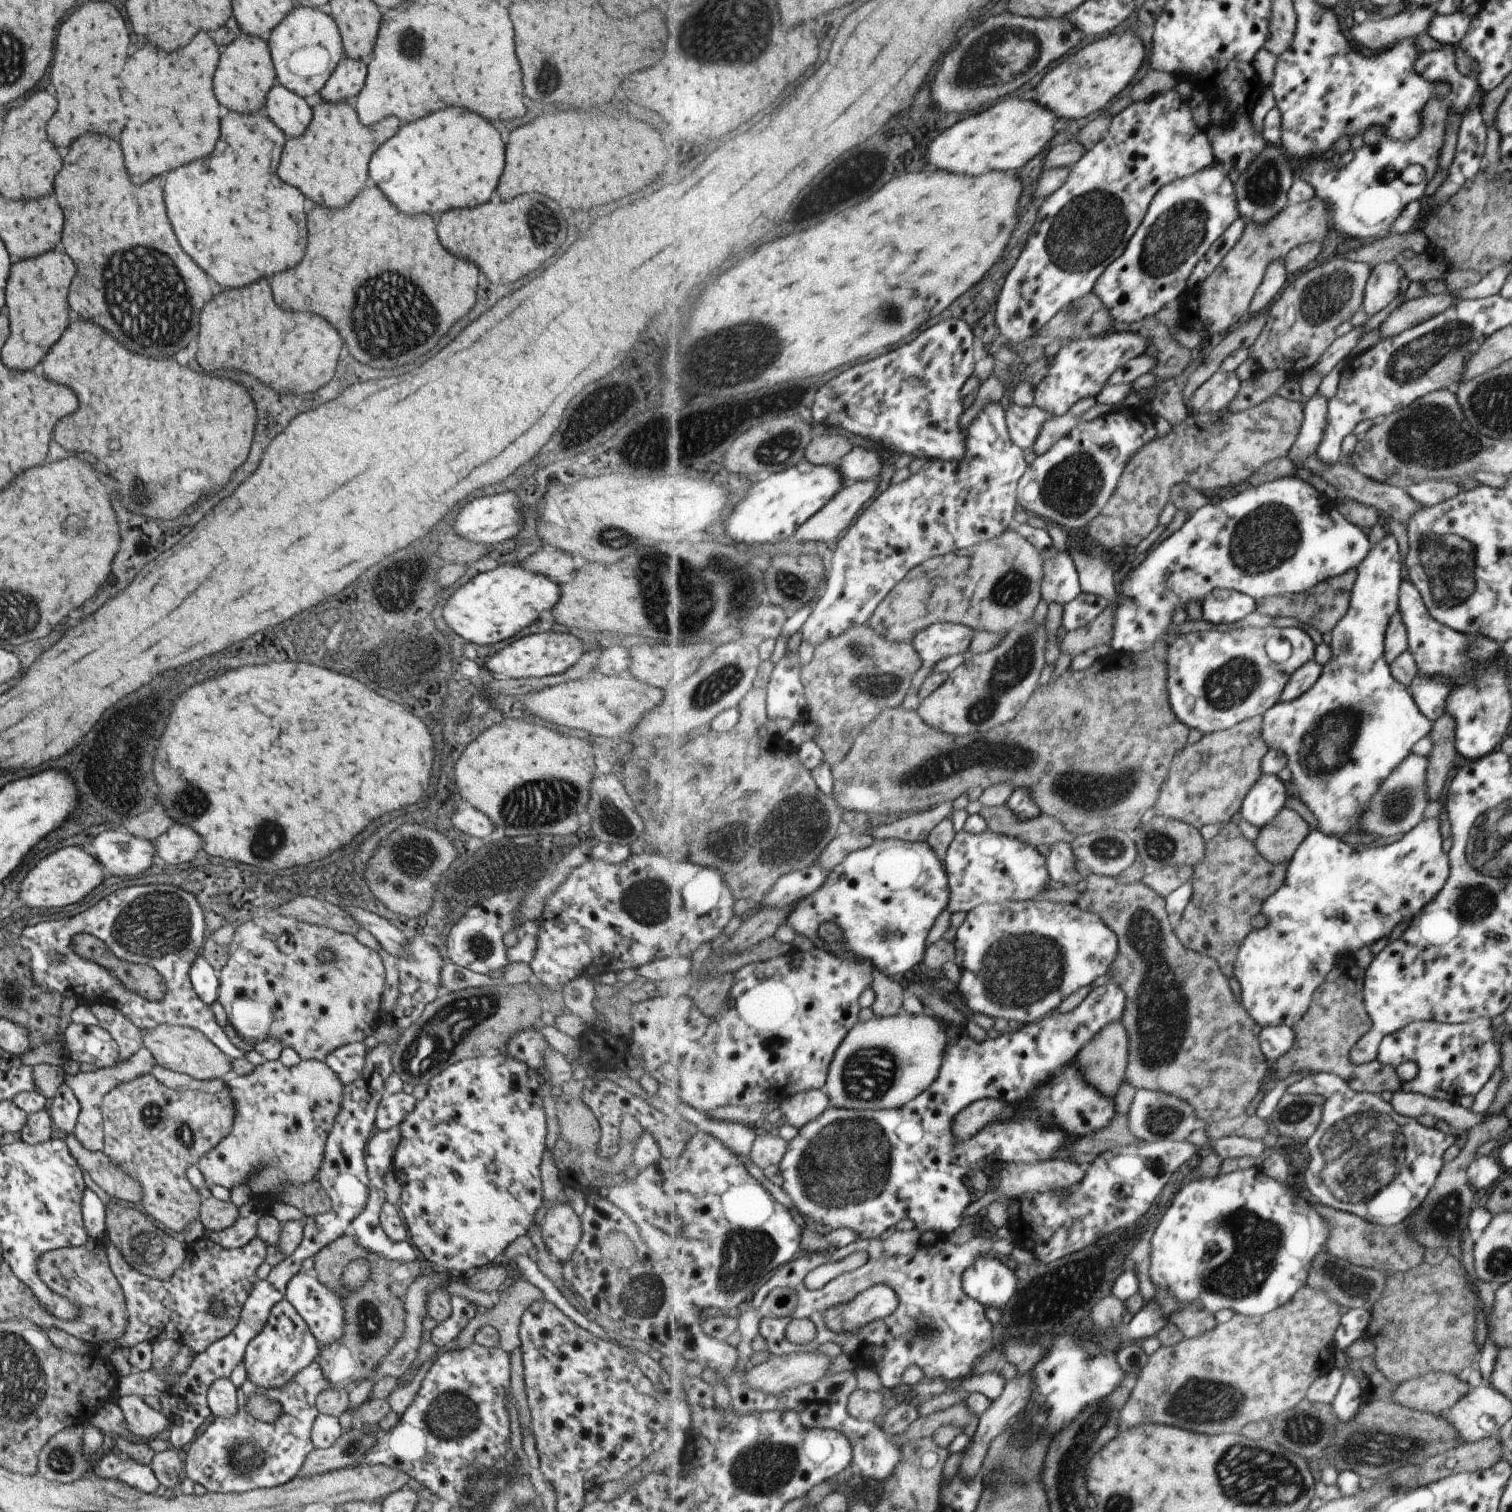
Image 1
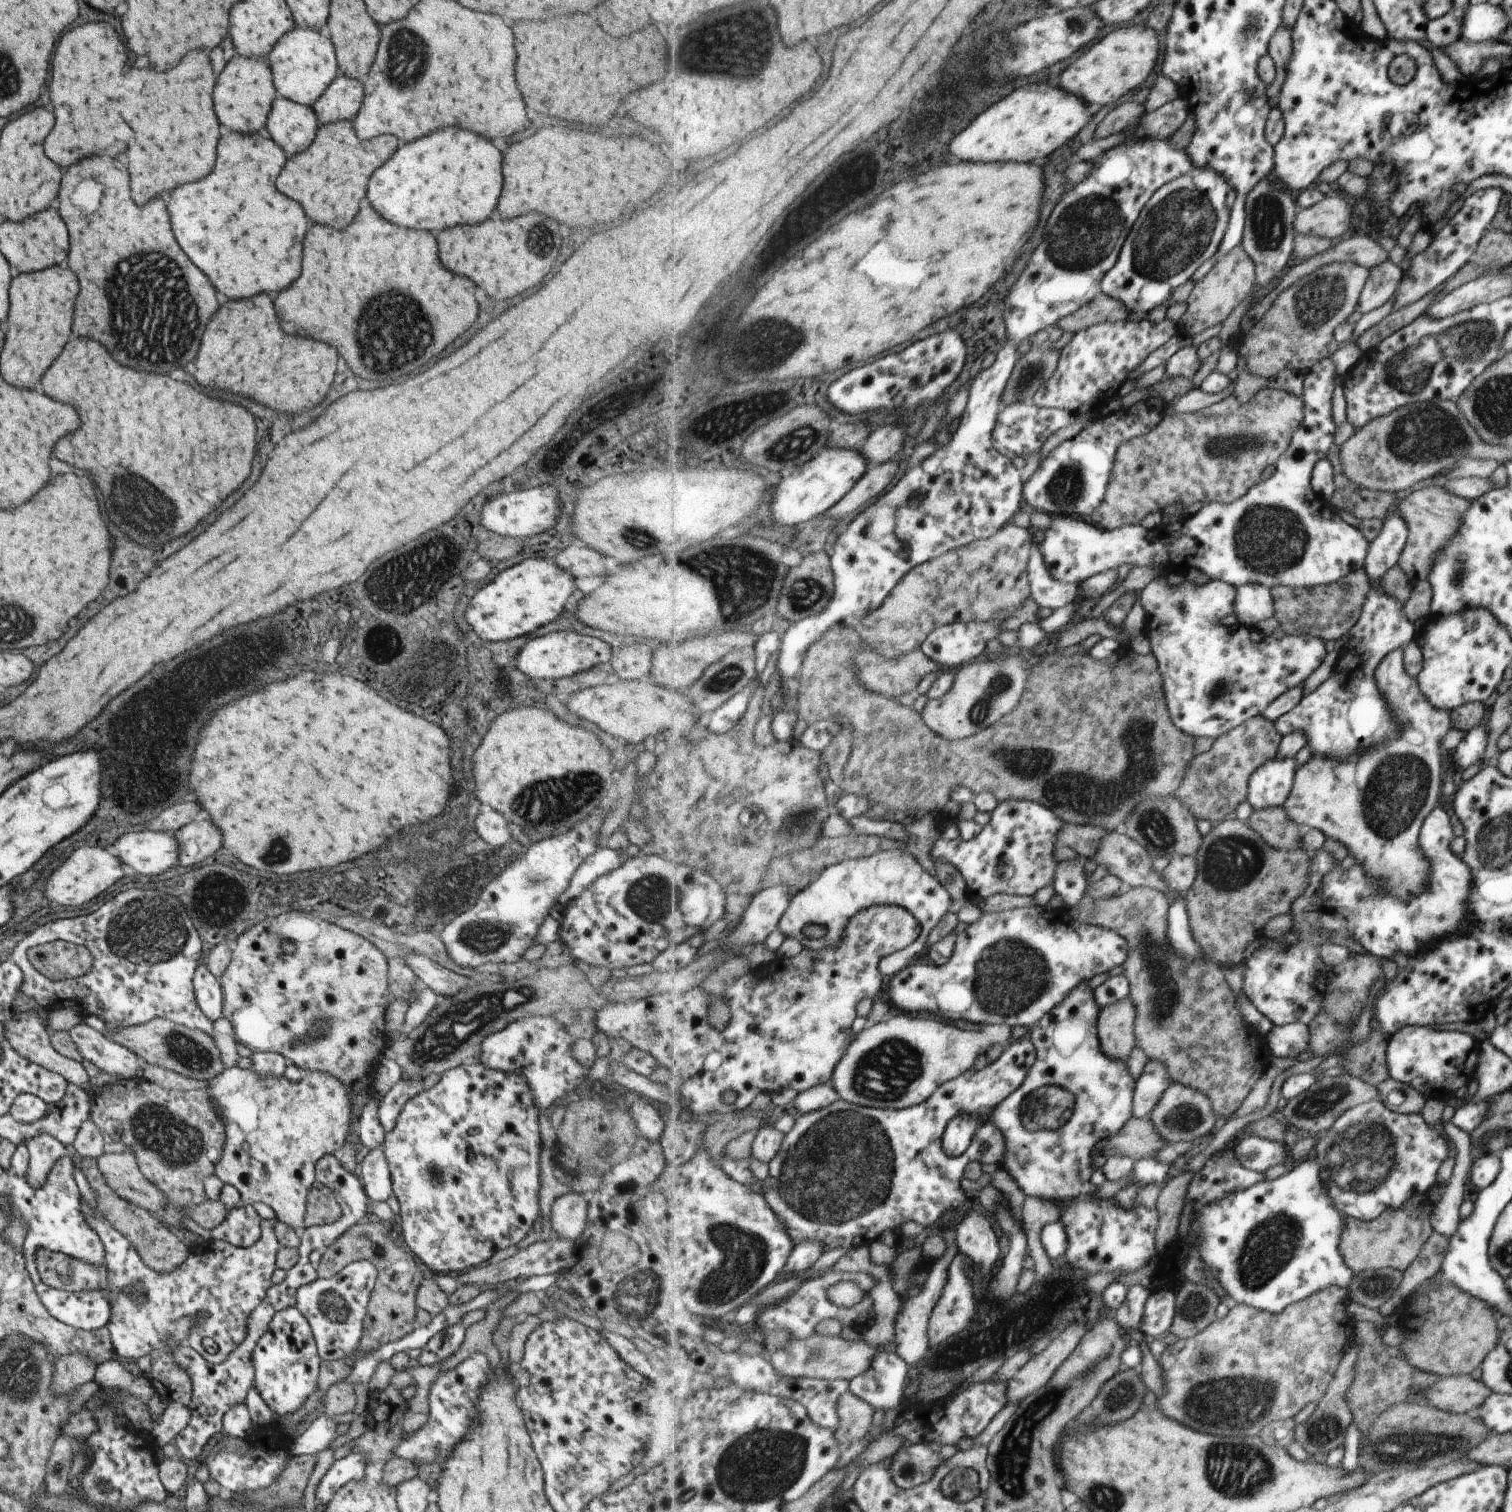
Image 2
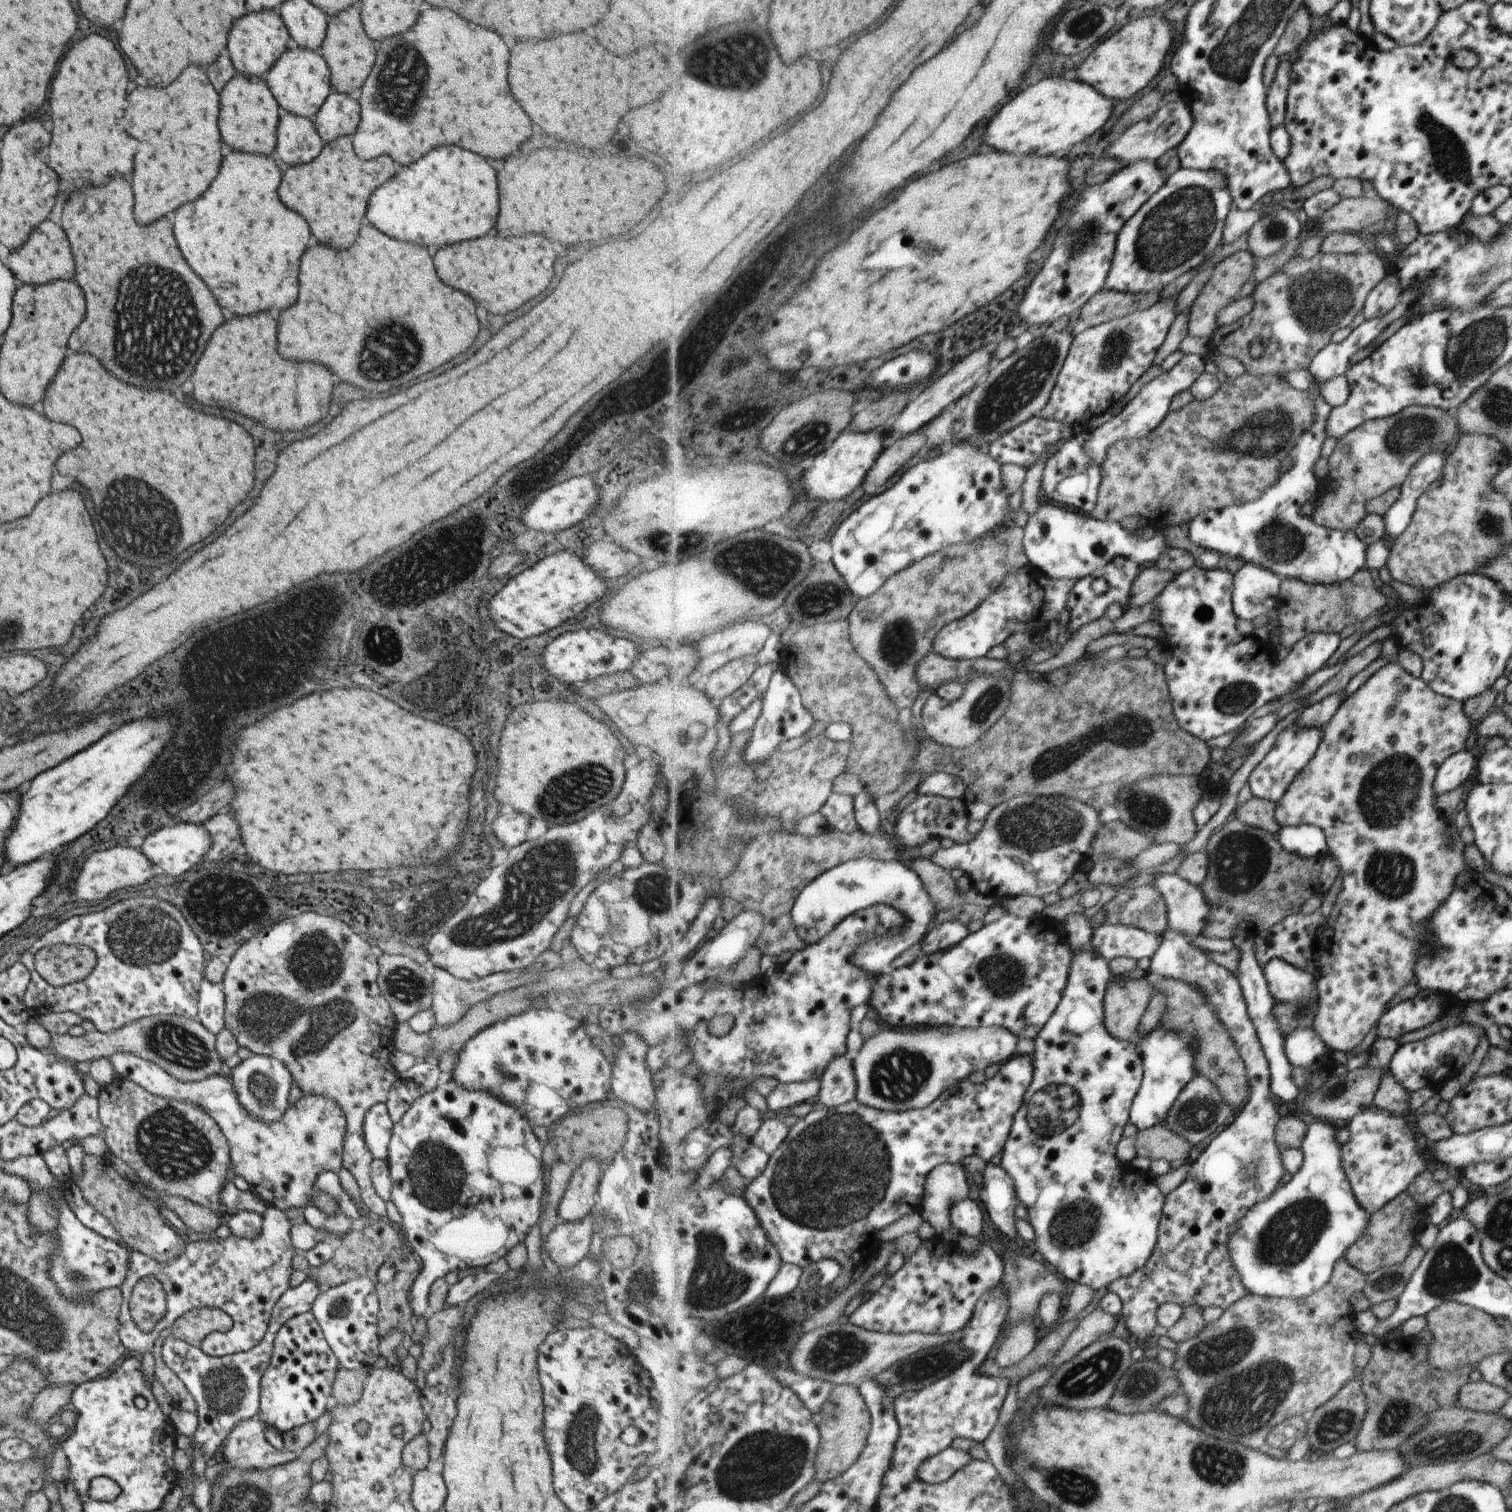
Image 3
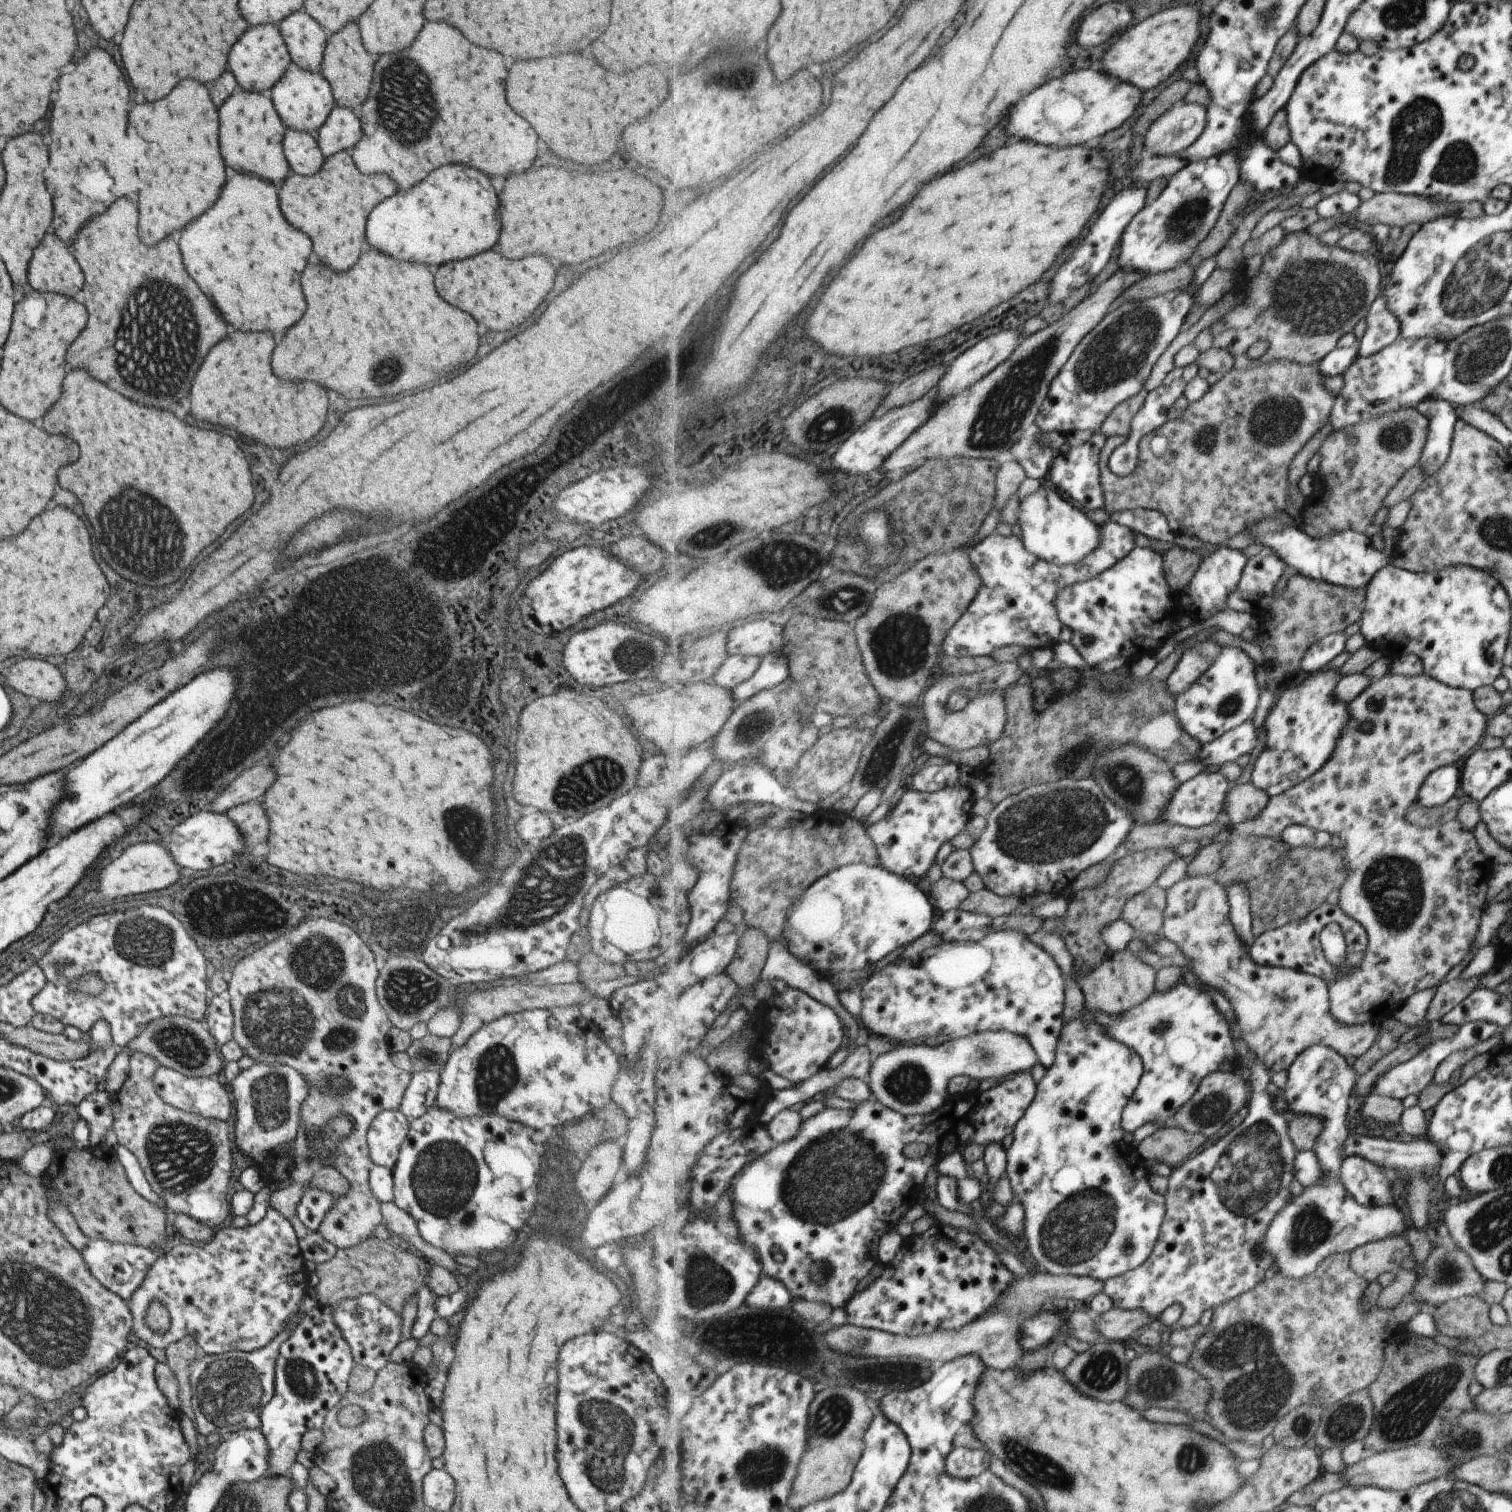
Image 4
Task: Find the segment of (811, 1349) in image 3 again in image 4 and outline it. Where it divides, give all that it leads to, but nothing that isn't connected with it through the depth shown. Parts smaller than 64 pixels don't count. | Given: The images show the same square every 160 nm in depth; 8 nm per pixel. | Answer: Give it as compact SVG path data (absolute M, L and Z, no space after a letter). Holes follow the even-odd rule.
M1043 1270L1029 1272L1028 1278L1018 1278L1001 1295L998 1305L993 1310L977 1319L972 1325L963 1326L959 1330L935 1330L919 1336L901 1336L900 1334L888 1333L877 1329L868 1329L857 1325L847 1324L834 1328L826 1334L825 1340L836 1349L845 1354L853 1353L856 1357L900 1357L920 1356L930 1360L930 1364L936 1366L959 1357L977 1355L987 1367L997 1370L1015 1368L1020 1364L1023 1354L1019 1335L1022 1324L1029 1318L1038 1315L1047 1298L1065 1298L1071 1302L1089 1302L1099 1293L1104 1292L1106 1285L1101 1279L1077 1275L1052 1275Z

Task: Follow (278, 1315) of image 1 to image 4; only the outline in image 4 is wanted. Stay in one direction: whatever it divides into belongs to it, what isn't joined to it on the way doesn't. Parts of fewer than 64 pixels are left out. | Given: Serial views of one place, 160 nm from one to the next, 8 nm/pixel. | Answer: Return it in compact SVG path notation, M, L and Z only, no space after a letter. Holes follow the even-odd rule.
M315 1305L309 1309L278 1346L274 1362L274 1393L258 1414L260 1434L267 1445L271 1477L287 1476L289 1468L296 1463L301 1436L311 1428L319 1429L329 1409L348 1390L348 1378L355 1364L330 1308L329 1305Z

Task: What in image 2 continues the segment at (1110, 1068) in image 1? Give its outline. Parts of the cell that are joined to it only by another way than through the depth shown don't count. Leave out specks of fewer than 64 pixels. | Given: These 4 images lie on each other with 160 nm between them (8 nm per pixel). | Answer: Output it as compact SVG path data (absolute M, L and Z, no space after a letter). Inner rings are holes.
M1131 997L1115 1002L1100 1012L1101 1050L1113 1060L1127 1061L1136 1047L1137 1006Z

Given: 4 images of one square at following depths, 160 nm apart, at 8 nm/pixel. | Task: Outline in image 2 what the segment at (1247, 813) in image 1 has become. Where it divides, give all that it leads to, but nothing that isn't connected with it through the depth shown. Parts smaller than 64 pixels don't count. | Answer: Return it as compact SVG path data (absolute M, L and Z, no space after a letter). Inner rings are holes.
M1275 758L1261 766L1250 782L1248 802L1254 810L1285 805L1301 767L1297 758Z

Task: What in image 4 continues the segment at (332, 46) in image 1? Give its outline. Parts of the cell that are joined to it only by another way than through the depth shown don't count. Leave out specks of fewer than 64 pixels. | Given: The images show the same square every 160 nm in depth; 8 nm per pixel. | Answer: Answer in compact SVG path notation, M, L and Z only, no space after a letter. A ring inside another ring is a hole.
M290 63L282 77L267 92L273 108L285 128L314 135L336 106L328 82L319 74L313 74Z

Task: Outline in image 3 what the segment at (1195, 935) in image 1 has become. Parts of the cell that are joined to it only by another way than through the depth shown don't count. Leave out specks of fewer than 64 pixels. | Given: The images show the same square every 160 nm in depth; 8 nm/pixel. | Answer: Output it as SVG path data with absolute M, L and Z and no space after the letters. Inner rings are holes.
M1235 818L1219 827L1210 835L1205 850L1208 852L1209 874L1201 886L1212 906L1210 925L1203 936L1231 940L1239 931L1255 936L1259 931L1273 928L1293 913L1299 913L1301 906L1316 894L1321 886L1323 858L1307 859L1288 851L1280 839L1265 829L1260 829Z

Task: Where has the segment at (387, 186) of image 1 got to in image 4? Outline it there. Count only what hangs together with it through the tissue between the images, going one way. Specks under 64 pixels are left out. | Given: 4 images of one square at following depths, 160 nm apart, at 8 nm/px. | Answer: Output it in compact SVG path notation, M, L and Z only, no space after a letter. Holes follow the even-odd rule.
M441 166L407 192L395 192L377 204L365 224L371 248L397 260L439 266L491 248L499 236L497 196L489 180L463 166Z

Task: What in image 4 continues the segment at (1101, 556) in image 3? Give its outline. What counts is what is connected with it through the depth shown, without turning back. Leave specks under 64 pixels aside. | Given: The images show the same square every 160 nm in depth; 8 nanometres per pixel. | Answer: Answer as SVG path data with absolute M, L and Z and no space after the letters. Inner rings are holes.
M1043 482L1043 486L1019 502L1017 523L1025 548L1039 558L1058 565L1077 564L1091 554L1101 542L1101 529L1085 515L1085 511L1067 499L1057 488Z

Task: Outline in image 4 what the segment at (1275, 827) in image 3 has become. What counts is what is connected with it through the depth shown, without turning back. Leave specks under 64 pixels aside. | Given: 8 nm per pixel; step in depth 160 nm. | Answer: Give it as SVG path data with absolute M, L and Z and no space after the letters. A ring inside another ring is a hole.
M1248 783L1233 784L1226 794L1225 810L1233 826L1259 817L1271 800L1269 793Z

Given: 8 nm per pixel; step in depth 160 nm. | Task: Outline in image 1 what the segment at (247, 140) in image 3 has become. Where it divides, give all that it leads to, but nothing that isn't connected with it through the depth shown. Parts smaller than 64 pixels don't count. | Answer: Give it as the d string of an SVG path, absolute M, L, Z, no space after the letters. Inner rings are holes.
M239 34L221 54L217 70L213 74L213 94L219 104L225 108L239 112L239 114L249 114L257 112L264 102L269 89L275 82L274 68L265 41L259 37Z

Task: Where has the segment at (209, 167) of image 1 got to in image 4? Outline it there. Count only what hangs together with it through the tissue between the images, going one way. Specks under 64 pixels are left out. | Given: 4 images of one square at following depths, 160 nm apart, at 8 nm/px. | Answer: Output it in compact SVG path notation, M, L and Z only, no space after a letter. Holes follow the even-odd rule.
M245 174L231 176L225 182L217 202L209 210L205 210L197 220L193 220L185 232L181 232L179 250L183 254L187 274L193 280L207 278L207 284L211 288L207 288L209 292L203 294L207 294L213 300L213 306L217 306L221 318L235 330L241 332L267 330L271 334L283 334L305 312L305 300L299 288L299 276L311 254L311 240L283 220L277 204L277 194L269 182Z

